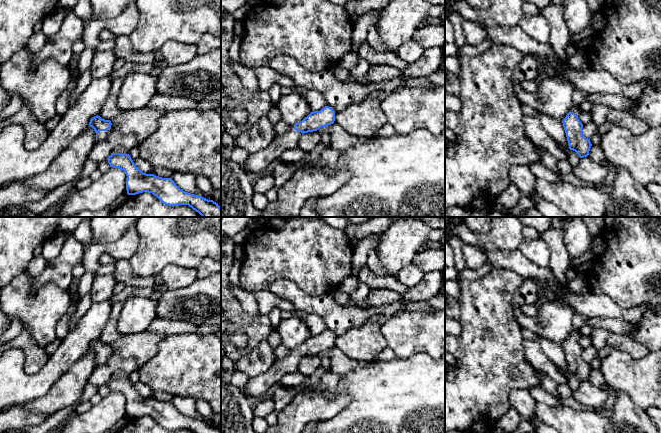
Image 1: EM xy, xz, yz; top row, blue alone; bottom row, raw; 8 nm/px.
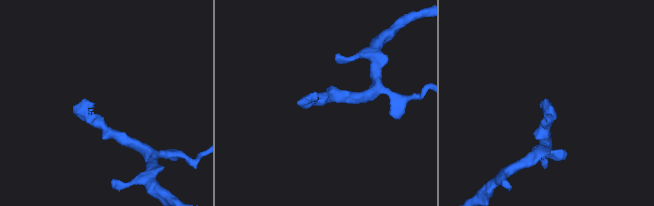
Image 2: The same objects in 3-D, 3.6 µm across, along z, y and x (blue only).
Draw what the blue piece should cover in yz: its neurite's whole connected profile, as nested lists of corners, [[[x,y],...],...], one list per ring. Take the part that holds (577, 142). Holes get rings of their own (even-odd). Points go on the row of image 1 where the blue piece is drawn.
[[[580,105],[571,107],[570,112],[563,119],[562,123],[569,149],[575,151],[580,158],[584,158],[589,155],[592,144],[590,139],[582,134],[583,124],[578,119],[581,112]]]

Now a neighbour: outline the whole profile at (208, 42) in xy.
[[[204,34],[197,43],[197,54],[203,54],[210,50],[221,48],[221,37]]]

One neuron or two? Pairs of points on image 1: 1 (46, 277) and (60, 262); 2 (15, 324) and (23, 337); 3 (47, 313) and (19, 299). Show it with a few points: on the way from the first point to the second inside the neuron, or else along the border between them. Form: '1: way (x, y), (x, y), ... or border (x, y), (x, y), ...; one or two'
1: way (50, 273), (57, 266); one
2: border (23, 328), (10, 341); two
3: way (40, 311), (26, 306); one

